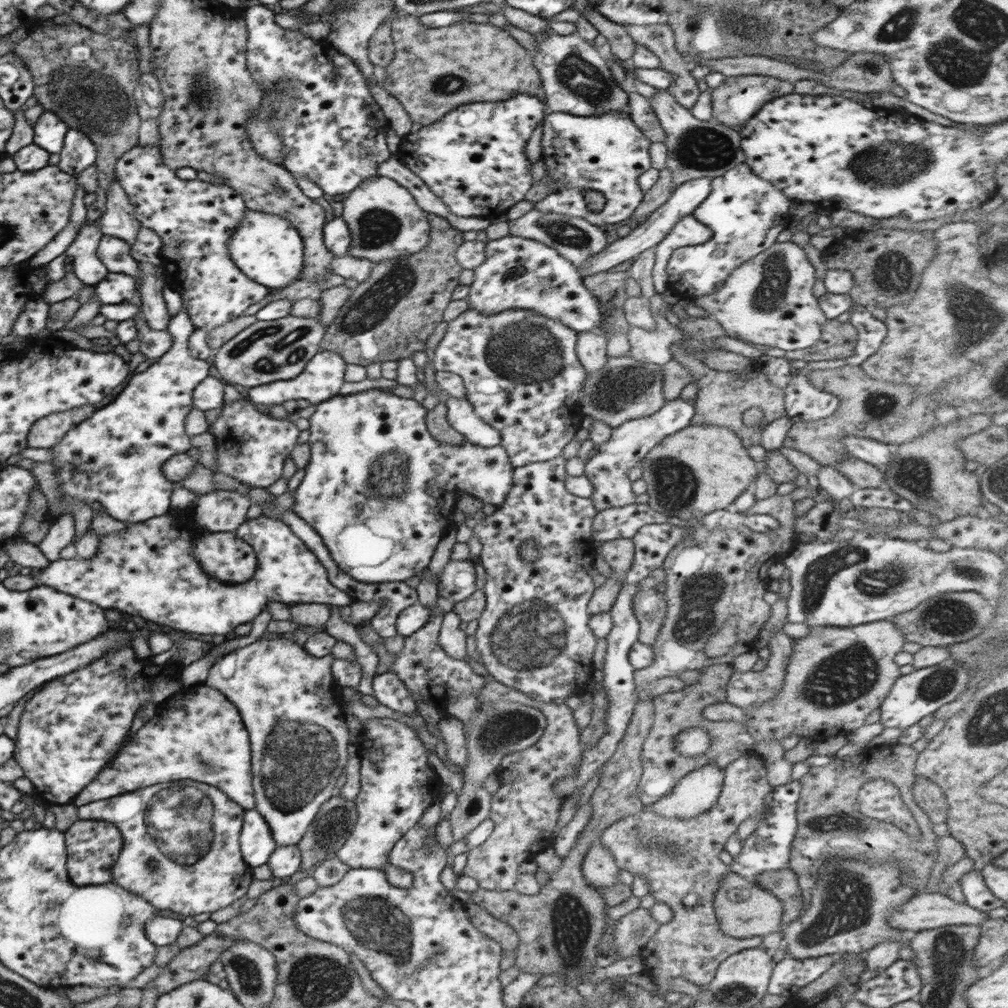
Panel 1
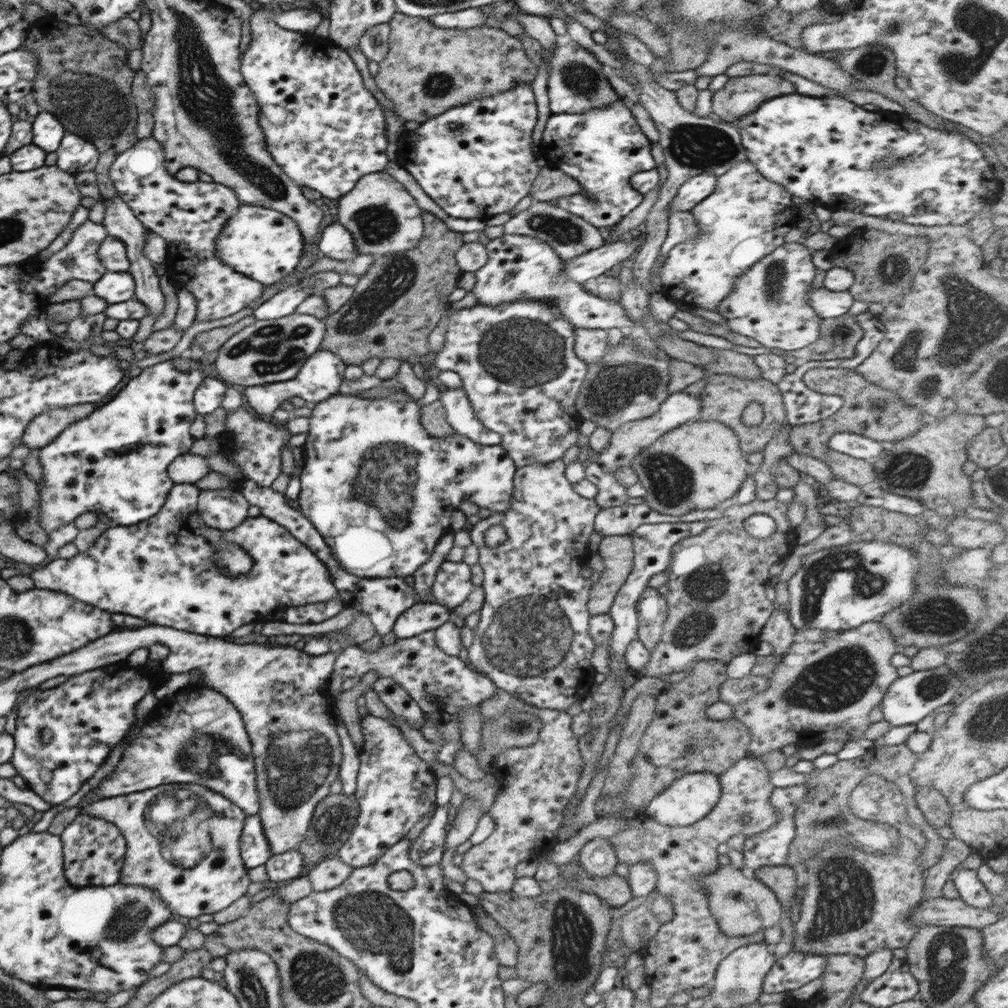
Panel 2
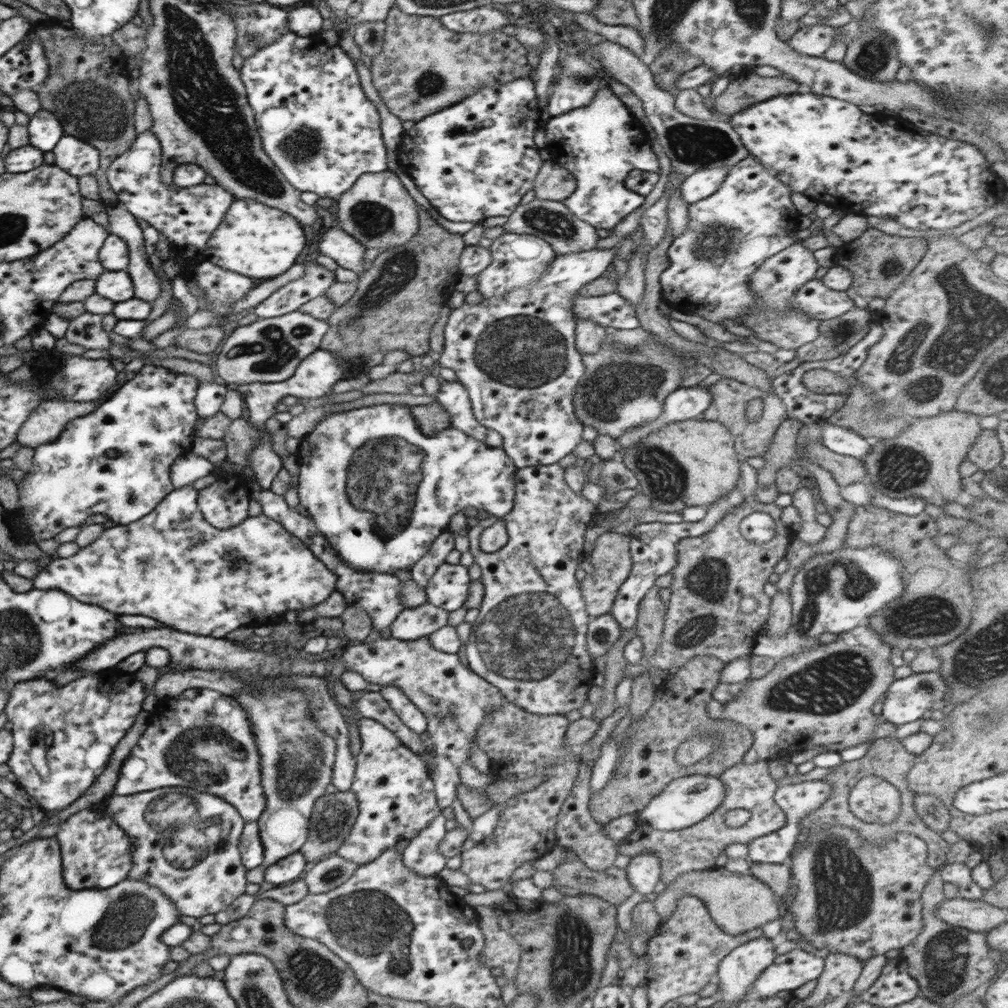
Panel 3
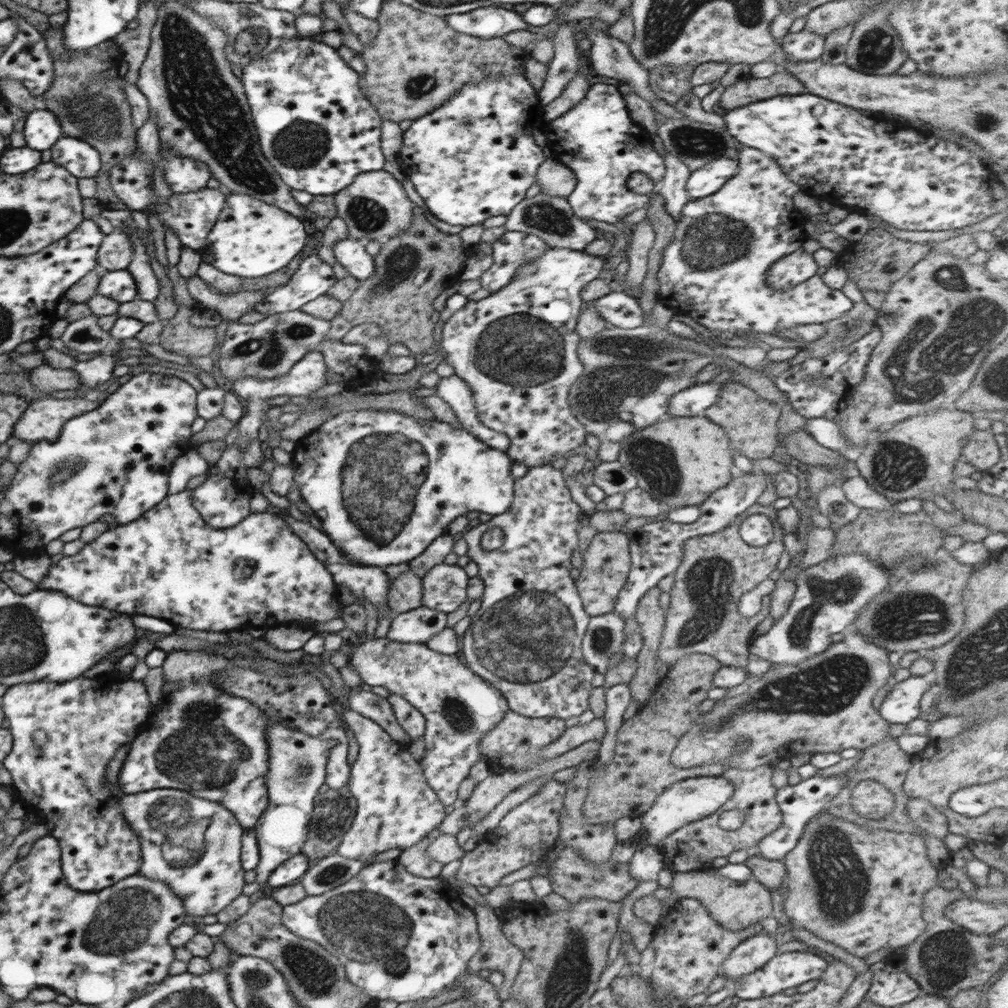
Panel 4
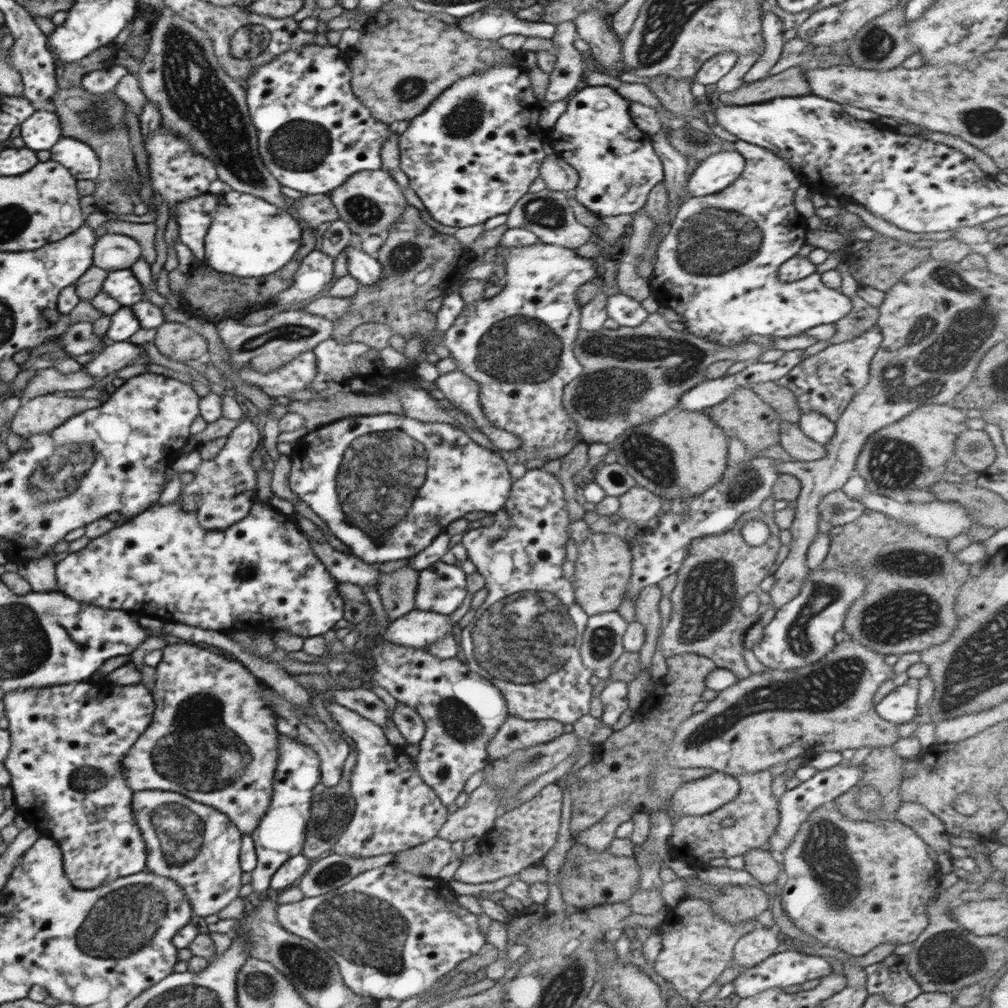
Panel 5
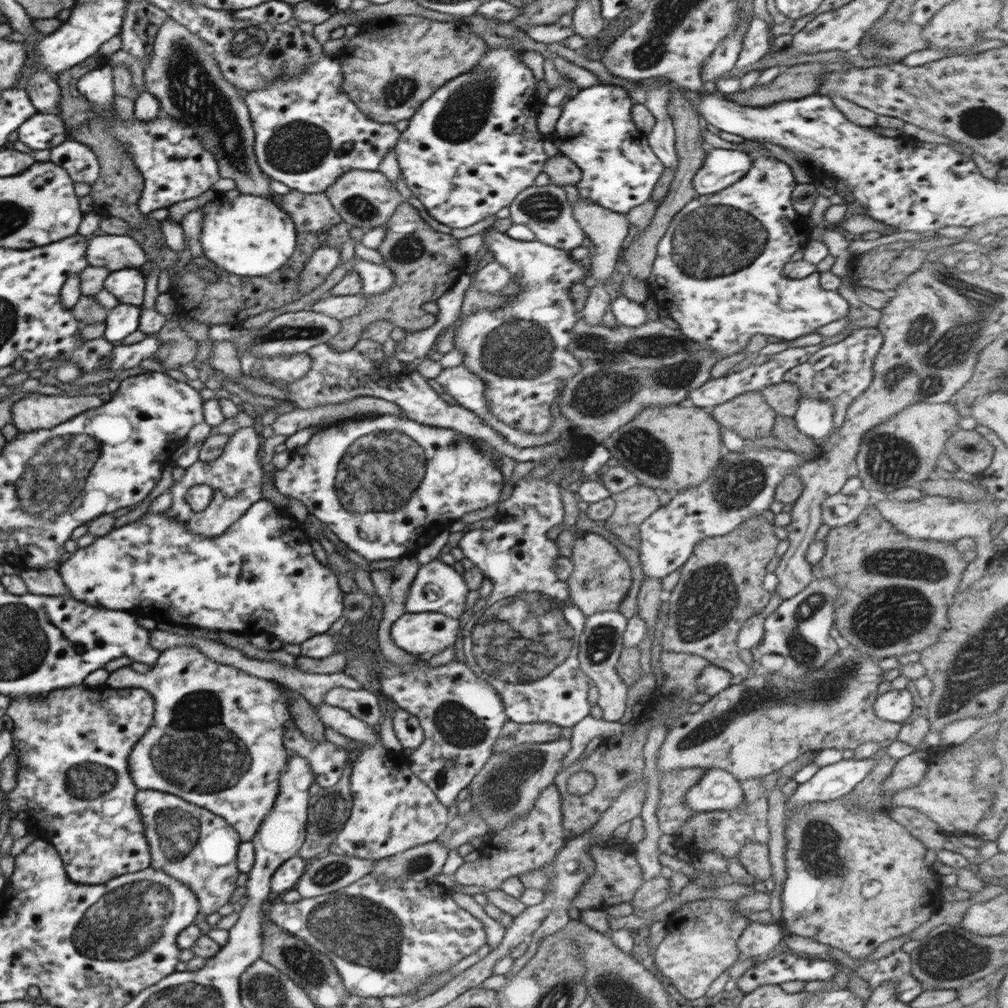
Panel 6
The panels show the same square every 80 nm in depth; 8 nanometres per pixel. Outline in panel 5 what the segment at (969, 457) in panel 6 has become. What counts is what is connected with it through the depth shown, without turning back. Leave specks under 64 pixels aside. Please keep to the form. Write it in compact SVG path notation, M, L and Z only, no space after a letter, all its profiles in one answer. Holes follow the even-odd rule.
M966 431L955 440L955 459L959 459L970 470L986 470L995 459L995 446L983 431Z

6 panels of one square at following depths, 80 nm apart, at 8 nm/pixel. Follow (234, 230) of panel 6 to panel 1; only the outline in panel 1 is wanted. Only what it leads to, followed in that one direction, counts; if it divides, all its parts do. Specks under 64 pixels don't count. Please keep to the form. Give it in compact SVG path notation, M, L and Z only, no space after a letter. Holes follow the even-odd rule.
M248 209L240 228L236 228L234 236L230 236L228 249L234 265L254 283L268 289L288 286L303 270L304 242L298 230L288 220L270 213Z

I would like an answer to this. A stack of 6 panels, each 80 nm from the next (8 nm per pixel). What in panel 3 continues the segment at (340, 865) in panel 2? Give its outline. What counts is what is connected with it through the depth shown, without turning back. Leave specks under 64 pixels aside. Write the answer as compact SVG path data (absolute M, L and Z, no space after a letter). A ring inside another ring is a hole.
M334 854L303 873L310 894L320 894L344 884L359 866Z

